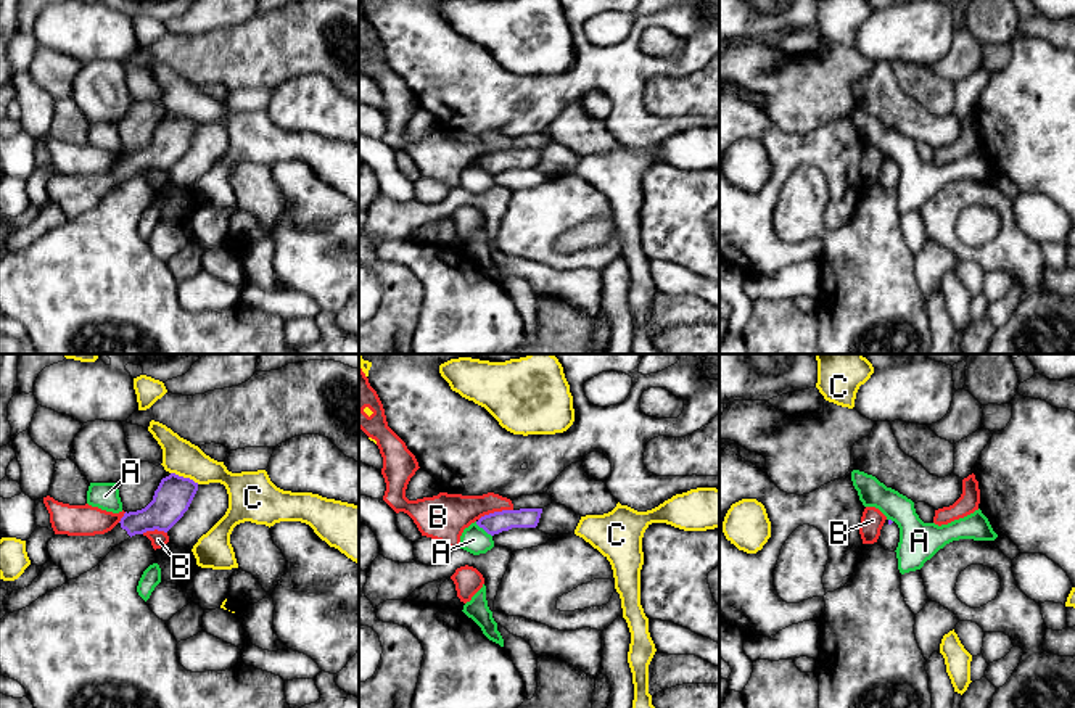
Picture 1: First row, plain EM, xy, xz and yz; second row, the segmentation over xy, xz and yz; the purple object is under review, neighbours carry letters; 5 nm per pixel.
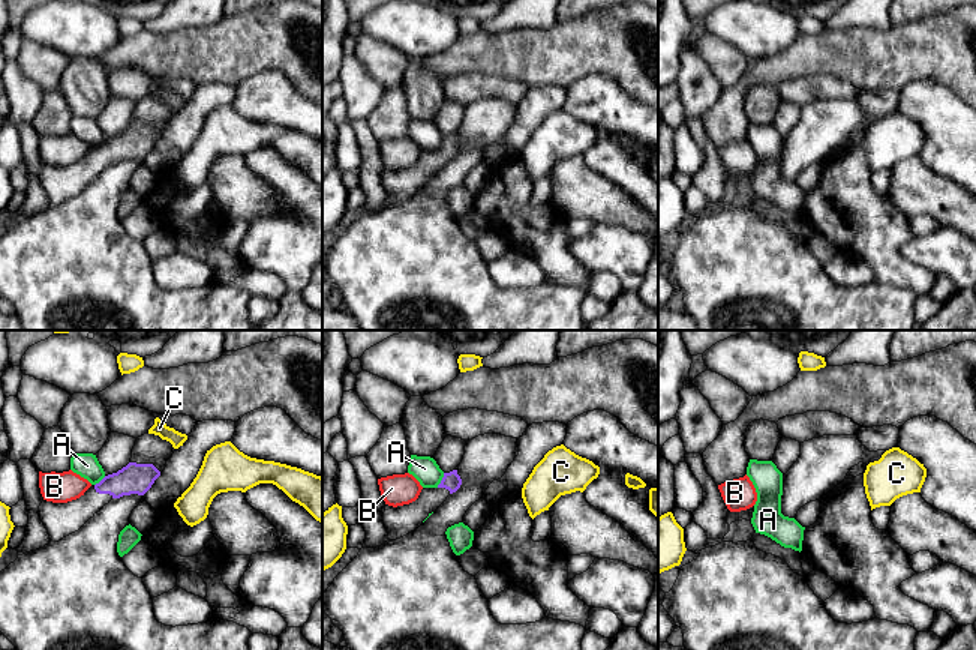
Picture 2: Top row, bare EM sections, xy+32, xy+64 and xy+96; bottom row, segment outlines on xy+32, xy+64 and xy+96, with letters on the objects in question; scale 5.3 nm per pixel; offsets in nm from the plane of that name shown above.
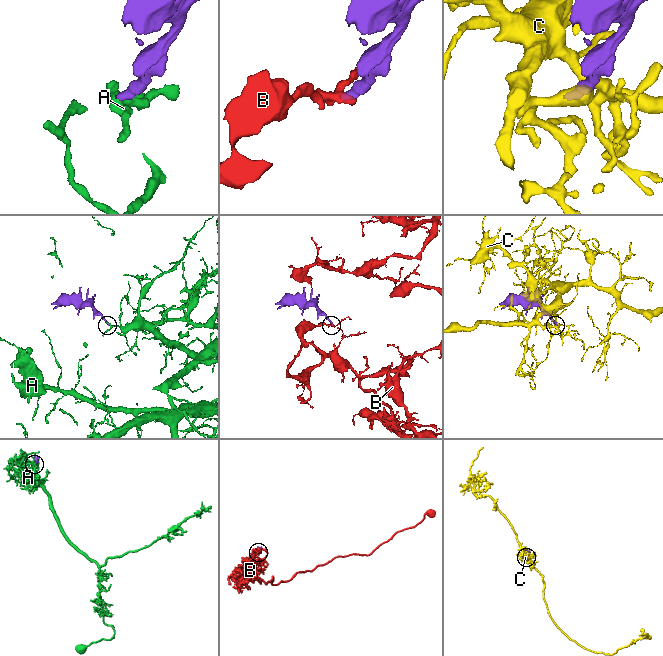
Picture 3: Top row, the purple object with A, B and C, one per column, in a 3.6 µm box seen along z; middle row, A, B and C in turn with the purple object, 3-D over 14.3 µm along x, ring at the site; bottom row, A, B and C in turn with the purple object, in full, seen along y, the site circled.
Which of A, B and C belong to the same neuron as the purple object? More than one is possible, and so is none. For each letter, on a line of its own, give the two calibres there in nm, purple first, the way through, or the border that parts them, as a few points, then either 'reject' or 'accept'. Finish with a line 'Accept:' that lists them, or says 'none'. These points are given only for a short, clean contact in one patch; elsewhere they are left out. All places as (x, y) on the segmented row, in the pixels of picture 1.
A: 110/140 nm | along xz (475, 522), (491, 536) | reject
B: 110/240 nm | reject
C: 190/180 nm | reject
Accept: none

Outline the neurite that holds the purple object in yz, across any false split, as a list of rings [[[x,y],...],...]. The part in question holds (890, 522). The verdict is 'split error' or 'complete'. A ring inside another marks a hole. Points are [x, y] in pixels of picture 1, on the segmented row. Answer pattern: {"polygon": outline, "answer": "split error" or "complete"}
{"polygon": [[[885,520],[880,536],[877,542],[885,549],[885,550],[896,550],[898,542],[900,542],[900,528],[895,521]]], "answer": "split error"}

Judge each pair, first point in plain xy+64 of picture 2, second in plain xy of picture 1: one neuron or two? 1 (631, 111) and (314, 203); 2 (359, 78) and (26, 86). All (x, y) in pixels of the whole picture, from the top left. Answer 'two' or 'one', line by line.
1: one
2: one

